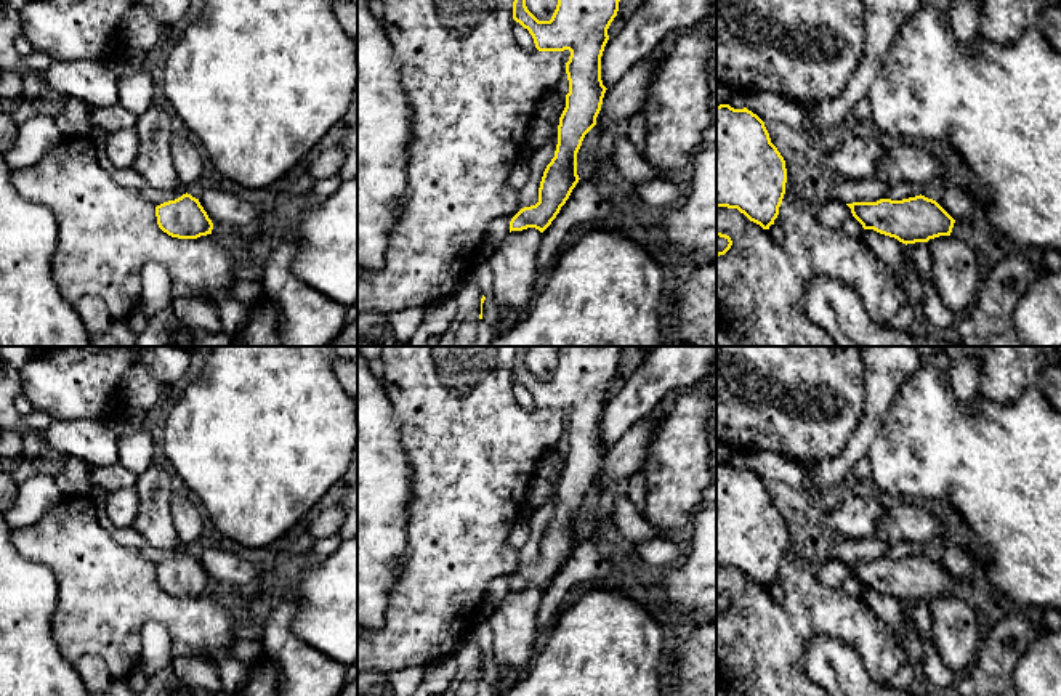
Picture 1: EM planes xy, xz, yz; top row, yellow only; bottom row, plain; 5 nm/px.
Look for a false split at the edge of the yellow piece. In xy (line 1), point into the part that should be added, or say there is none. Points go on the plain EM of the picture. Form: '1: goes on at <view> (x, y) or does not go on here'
1: does not go on here

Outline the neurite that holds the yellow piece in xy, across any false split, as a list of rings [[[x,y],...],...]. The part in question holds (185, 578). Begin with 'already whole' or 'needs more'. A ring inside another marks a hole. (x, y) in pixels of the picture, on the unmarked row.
already whole; [[[183,553],[155,566],[159,587],[171,597],[197,598],[212,593],[213,582],[199,558]]]

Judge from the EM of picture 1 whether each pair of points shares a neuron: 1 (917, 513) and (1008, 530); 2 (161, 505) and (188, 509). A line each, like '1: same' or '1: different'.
1: different
2: different

